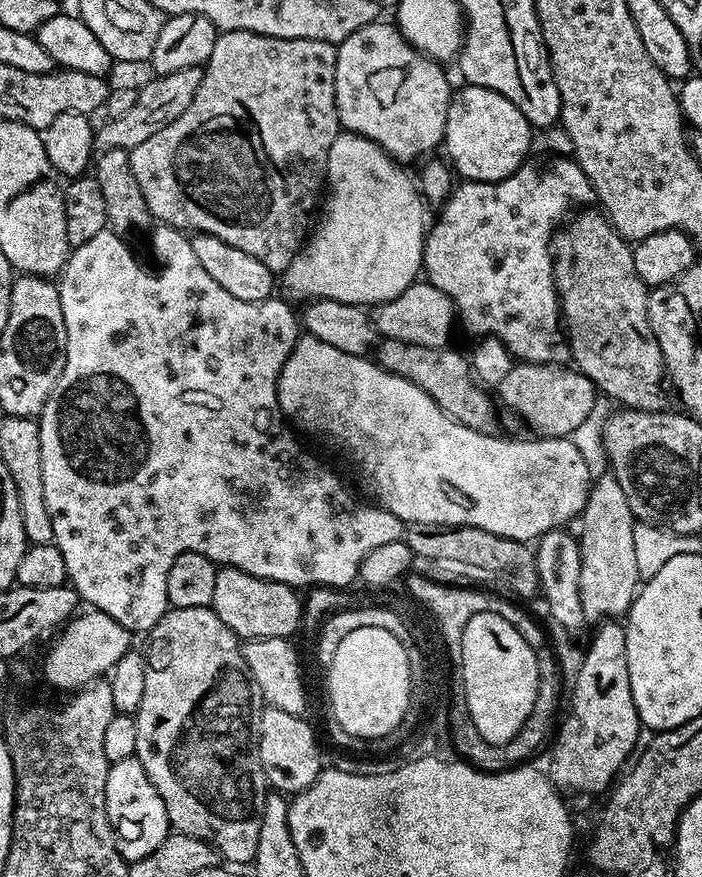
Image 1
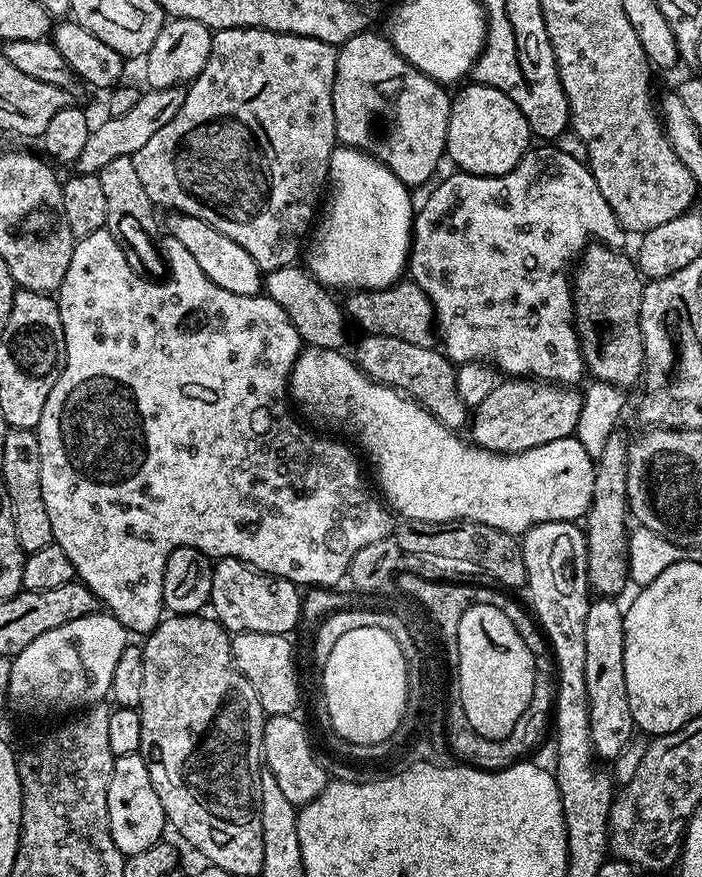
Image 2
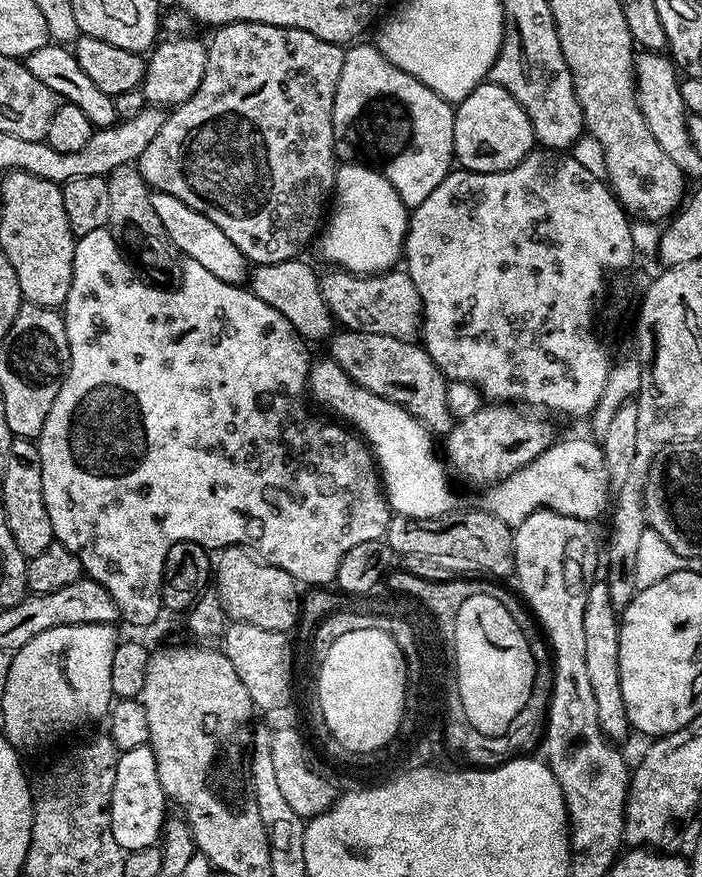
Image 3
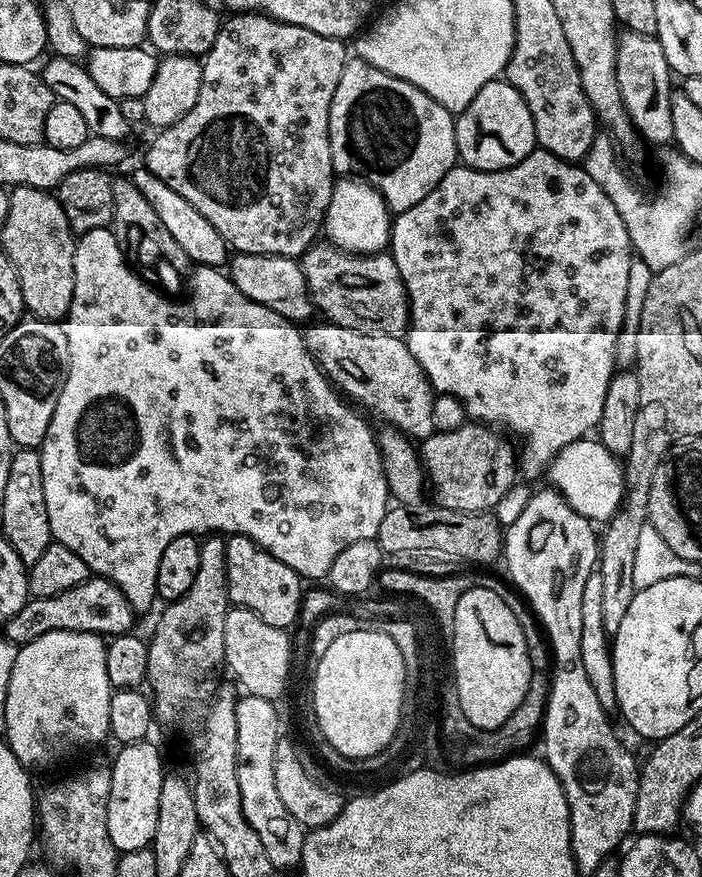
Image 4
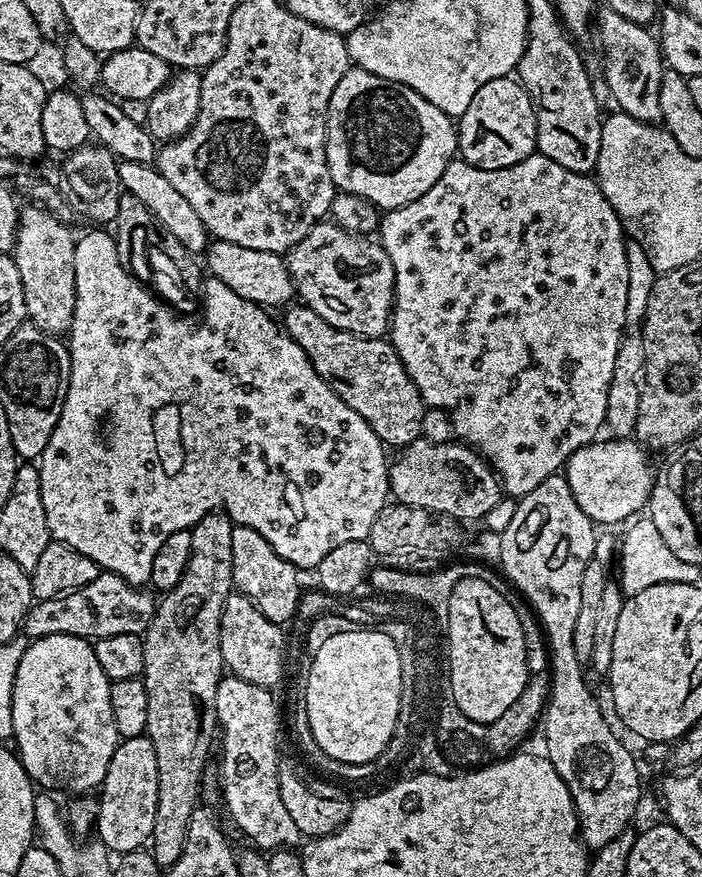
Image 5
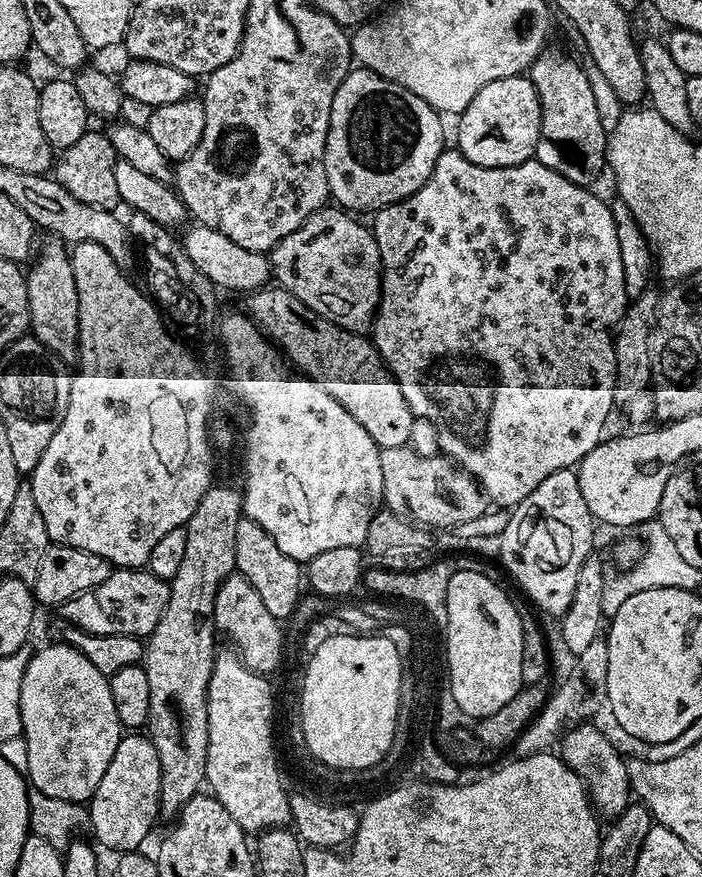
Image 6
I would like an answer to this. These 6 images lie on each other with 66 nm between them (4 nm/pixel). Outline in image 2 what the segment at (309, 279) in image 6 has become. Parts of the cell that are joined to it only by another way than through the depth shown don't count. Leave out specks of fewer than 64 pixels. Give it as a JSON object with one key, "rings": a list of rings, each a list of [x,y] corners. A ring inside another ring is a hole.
{"rings":[[[397,282],[390,288],[379,290],[356,290],[346,300],[346,316],[353,325],[356,324],[365,333],[374,336],[402,338],[402,342],[414,342],[414,346],[433,347],[438,340],[434,327],[436,314],[432,311],[432,300],[416,284]]]}

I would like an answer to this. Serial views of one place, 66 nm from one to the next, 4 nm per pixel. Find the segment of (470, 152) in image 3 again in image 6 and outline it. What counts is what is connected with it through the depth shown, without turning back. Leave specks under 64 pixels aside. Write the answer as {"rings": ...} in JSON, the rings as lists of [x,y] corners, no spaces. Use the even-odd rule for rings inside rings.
{"rings":[[[527,75],[507,76],[490,82],[474,94],[470,106],[459,113],[460,125],[456,128],[458,151],[470,162],[493,170],[511,170],[536,155],[536,143],[540,137],[540,99]]]}

